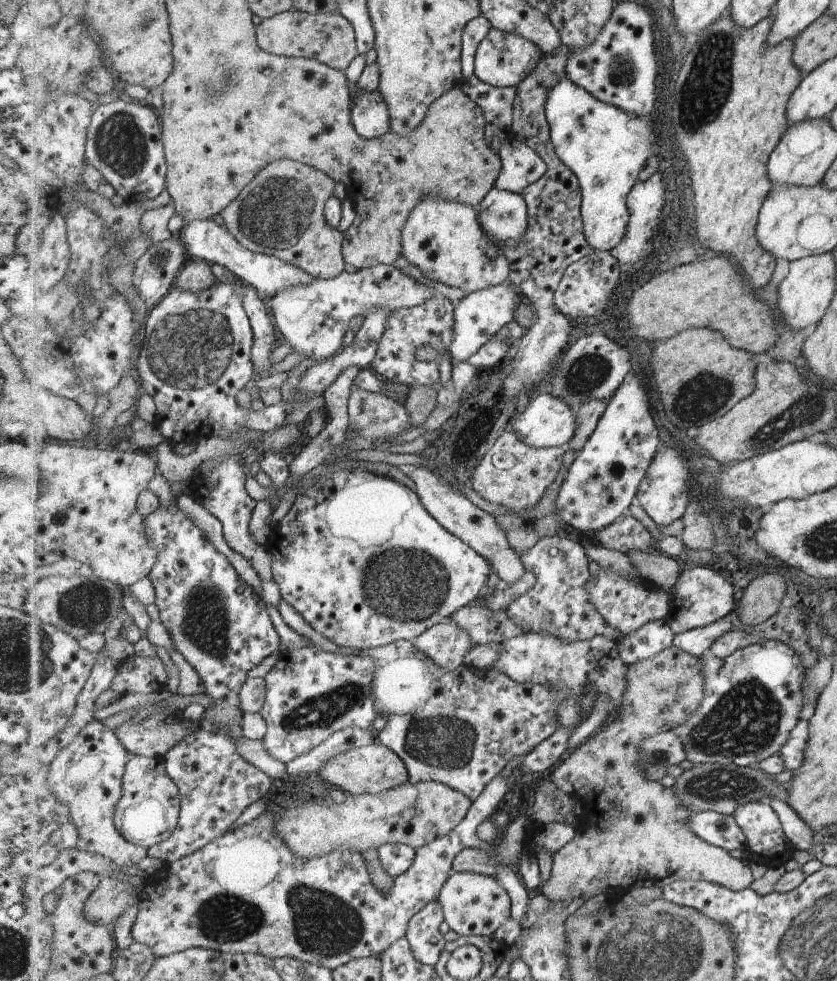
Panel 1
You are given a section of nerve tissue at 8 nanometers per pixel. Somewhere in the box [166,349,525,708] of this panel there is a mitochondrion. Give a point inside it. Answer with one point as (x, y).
(406, 584)

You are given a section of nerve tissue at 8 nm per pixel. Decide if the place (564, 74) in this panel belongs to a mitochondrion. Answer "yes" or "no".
no

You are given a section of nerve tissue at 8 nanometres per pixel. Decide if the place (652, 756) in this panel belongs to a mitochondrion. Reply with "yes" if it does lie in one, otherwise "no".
yes

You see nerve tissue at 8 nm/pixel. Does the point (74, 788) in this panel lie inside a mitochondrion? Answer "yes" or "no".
yes

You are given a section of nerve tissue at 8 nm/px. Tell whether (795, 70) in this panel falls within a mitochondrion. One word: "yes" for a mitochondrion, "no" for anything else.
no

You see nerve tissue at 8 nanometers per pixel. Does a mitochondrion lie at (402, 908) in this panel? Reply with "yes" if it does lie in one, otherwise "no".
no

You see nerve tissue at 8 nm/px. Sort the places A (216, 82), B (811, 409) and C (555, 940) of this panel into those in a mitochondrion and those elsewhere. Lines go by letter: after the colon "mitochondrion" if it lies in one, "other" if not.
A: mitochondrion
B: mitochondrion
C: mitochondrion

